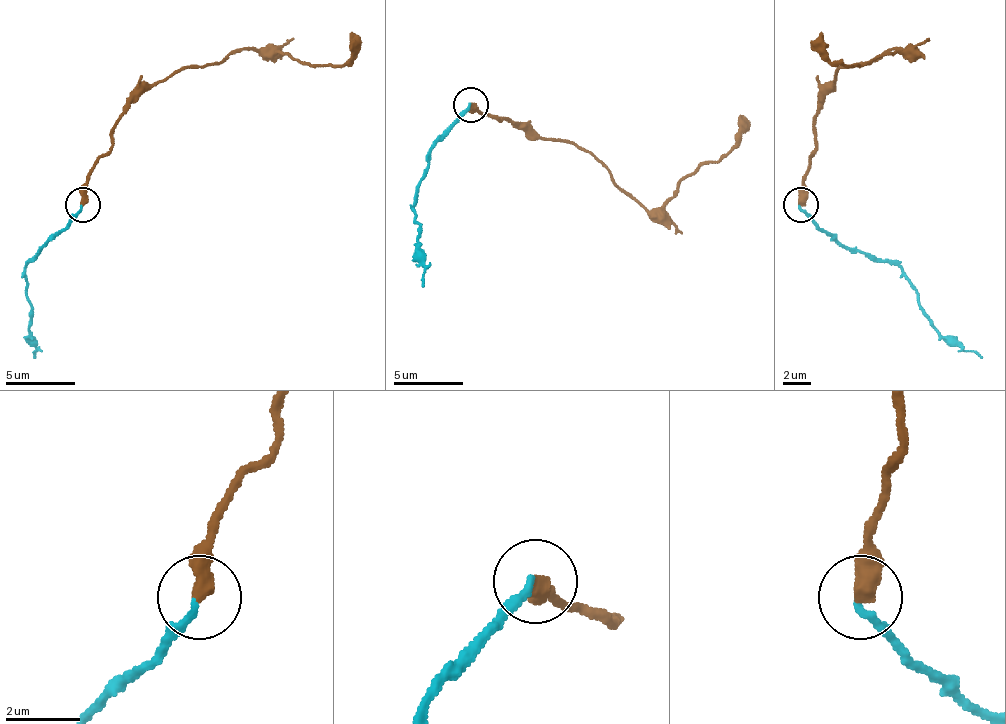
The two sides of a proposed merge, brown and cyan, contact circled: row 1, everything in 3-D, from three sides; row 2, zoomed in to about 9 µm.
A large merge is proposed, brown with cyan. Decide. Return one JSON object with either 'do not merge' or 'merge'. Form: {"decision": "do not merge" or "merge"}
{"decision": "do not merge"}

